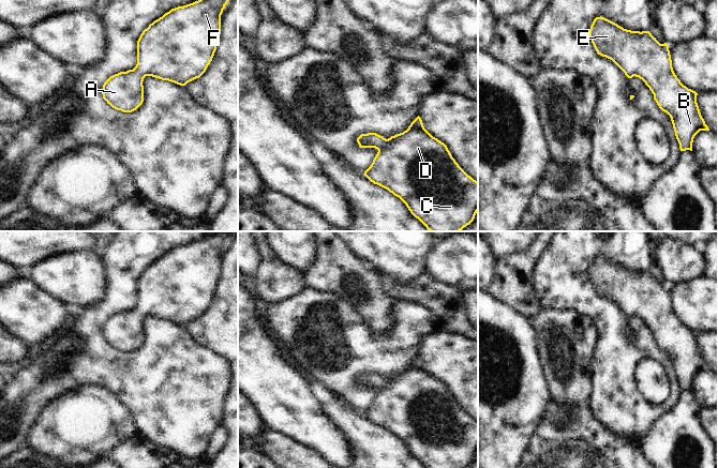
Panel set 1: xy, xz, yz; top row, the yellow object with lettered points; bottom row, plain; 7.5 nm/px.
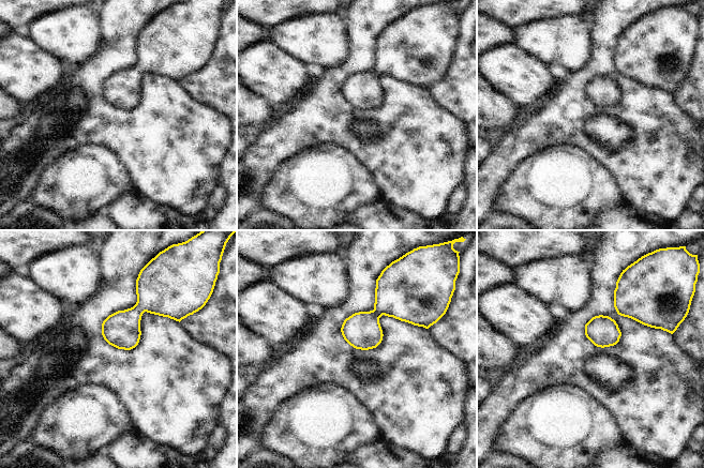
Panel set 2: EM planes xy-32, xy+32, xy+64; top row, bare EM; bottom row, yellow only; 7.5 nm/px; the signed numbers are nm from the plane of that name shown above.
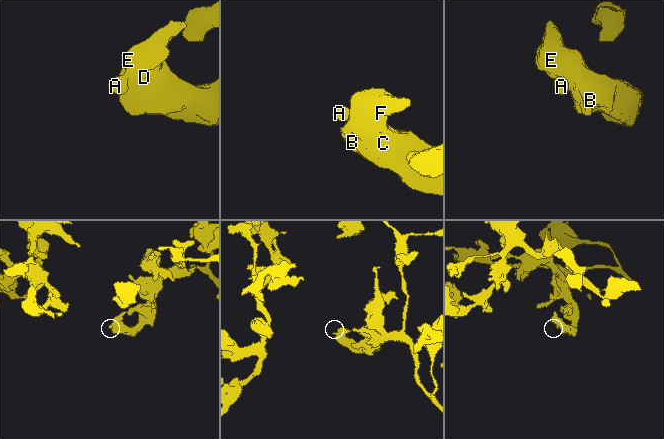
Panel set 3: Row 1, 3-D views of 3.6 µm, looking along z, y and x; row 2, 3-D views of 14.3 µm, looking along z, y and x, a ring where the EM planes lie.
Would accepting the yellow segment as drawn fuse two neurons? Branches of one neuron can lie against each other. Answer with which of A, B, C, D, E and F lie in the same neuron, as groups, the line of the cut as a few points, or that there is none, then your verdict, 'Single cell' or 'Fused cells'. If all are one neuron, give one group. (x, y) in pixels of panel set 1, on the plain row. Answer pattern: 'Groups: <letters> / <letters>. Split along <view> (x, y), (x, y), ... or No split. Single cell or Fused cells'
Groups: A B C D E F. No split. Single cell

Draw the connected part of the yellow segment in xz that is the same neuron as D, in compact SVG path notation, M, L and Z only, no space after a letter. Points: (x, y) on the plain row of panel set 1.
M419 356L403 373L388 379L376 373L361 374L357 382L360 388L378 390L373 403L363 414L374 424L399 437L427 468L464 468L474 461L478 452L478 422L459 406L447 386L424 368Z

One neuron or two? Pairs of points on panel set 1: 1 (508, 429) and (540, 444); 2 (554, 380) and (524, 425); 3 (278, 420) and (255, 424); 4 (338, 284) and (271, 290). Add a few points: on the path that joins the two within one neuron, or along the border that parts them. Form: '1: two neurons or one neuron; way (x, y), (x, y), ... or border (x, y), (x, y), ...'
1: two neurons; border (535, 435), (522, 456)
2: two neurons; border (542, 364), (551, 397)
3: two neurons; border (250, 402), (265, 426)
4: two neurons; border (302, 272), (305, 286)

